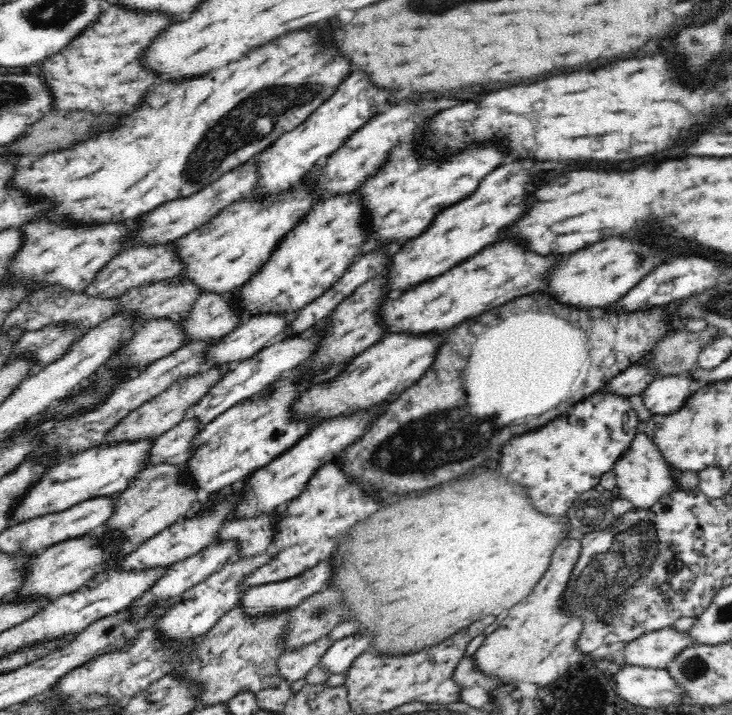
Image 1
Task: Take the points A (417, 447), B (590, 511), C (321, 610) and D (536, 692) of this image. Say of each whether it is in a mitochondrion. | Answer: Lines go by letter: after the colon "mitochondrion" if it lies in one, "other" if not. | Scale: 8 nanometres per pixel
A: mitochondrion
B: mitochondrion
C: mitochondrion
D: other

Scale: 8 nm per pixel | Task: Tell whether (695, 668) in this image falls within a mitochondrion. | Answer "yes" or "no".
yes

